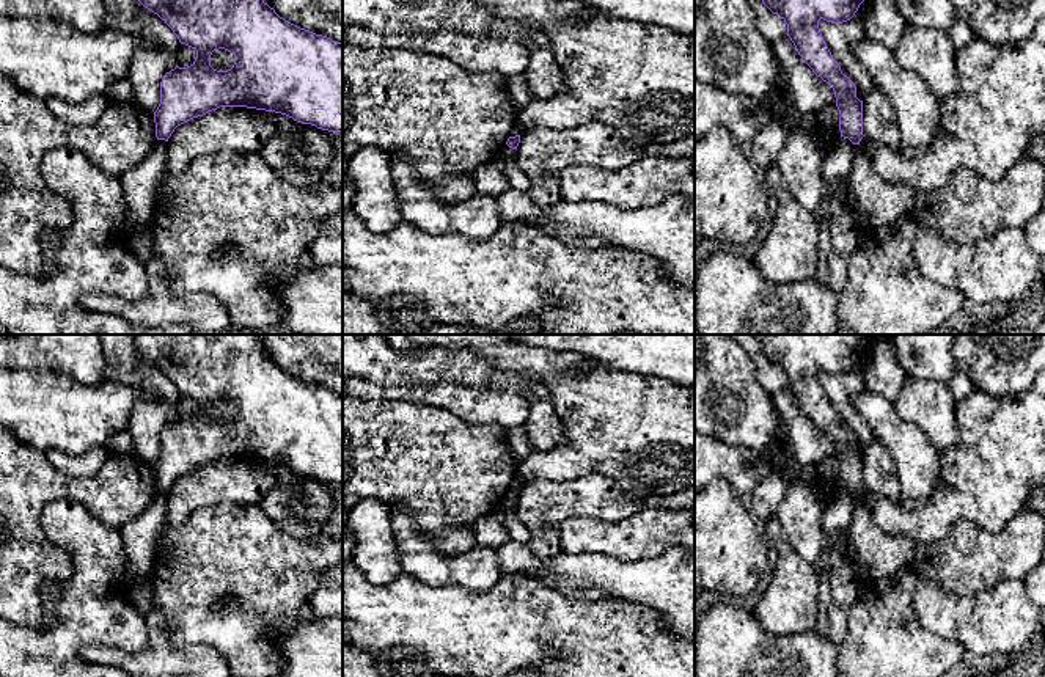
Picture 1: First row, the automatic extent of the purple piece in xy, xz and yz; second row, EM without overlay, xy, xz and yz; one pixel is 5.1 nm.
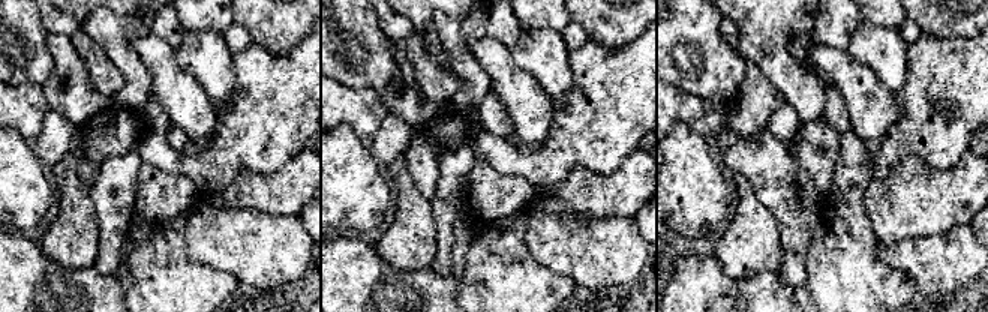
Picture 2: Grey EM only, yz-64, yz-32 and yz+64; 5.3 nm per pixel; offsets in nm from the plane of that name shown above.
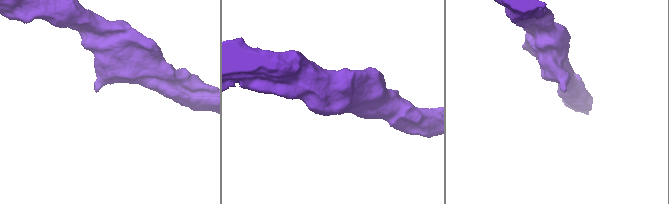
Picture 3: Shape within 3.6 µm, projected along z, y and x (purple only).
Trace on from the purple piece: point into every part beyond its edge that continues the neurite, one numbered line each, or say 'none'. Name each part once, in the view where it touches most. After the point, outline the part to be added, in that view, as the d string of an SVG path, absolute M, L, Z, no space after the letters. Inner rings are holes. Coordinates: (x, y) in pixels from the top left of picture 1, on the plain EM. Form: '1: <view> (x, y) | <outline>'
none

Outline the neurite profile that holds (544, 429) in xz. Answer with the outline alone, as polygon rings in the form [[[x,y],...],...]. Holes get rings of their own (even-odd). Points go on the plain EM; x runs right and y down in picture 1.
[[[550,399],[531,401],[530,415],[522,426],[537,451],[552,449],[564,441],[564,427]]]

